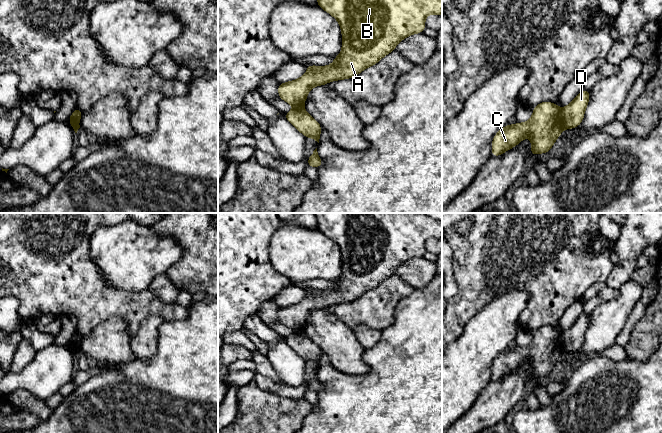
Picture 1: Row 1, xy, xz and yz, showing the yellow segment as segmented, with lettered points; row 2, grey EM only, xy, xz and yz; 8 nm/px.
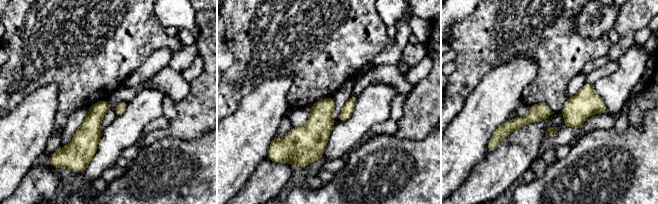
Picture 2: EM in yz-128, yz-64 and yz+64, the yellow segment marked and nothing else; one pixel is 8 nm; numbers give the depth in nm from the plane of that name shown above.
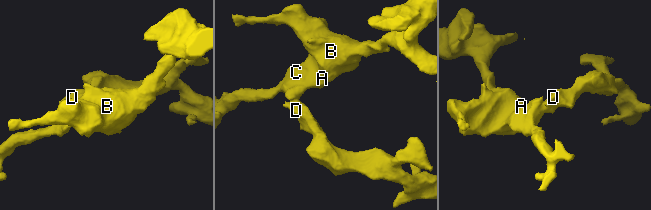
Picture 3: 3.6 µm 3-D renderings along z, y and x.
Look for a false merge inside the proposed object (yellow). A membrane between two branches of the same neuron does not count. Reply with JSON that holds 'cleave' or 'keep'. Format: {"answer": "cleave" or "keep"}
{"answer": "cleave"}

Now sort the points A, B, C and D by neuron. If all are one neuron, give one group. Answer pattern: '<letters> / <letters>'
A B C / D

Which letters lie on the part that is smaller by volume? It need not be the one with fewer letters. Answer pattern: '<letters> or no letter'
A, B, C

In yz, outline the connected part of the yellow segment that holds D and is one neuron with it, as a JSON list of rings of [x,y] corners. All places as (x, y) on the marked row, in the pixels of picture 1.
[[[582,89],[570,104],[561,110],[561,123],[563,128],[576,128],[582,123],[589,98],[590,92]]]

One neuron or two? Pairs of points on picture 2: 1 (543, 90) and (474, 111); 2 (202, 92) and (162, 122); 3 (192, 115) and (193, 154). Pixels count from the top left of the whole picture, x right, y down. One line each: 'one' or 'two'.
1: two
2: two
3: two

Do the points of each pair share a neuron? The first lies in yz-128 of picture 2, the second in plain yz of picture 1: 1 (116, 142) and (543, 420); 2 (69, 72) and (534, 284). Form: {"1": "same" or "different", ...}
{"1": "different", "2": "same"}

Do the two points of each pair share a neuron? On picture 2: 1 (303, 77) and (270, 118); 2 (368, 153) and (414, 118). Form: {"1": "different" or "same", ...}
{"1": "different", "2": "different"}

